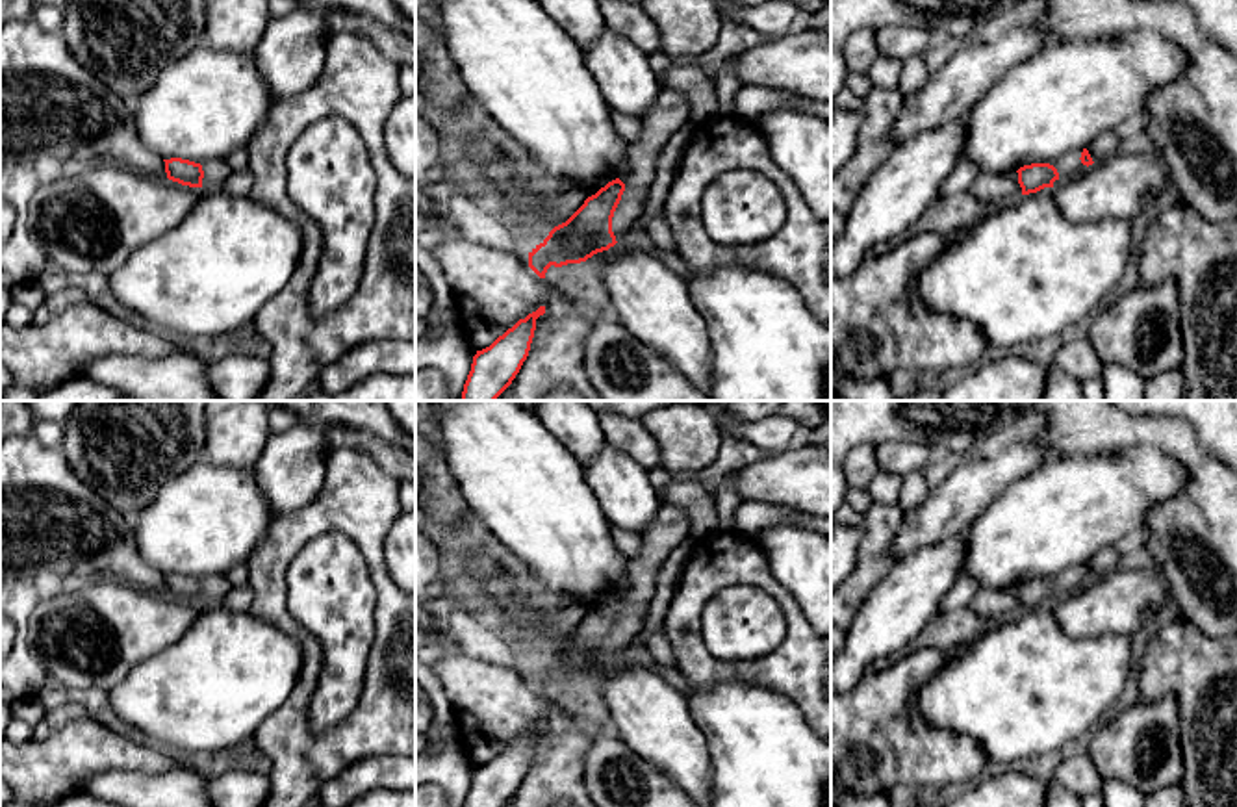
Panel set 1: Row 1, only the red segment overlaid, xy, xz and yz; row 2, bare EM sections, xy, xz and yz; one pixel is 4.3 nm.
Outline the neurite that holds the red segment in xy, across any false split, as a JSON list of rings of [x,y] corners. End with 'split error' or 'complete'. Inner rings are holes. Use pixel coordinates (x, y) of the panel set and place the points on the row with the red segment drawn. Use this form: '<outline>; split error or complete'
[[[171,158],[163,161],[167,178],[189,187],[206,189],[211,186],[223,186],[232,173],[226,160],[206,160],[195,163],[182,158]]]; split error

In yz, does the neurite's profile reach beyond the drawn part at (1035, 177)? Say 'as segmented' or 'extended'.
extended

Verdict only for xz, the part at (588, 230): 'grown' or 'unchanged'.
grown

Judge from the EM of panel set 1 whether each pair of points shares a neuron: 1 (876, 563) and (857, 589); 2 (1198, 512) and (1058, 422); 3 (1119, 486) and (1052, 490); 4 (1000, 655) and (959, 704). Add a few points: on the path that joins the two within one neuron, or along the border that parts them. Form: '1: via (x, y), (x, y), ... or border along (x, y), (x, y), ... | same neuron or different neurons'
1: via (870, 568), (859, 583) | same neuron
2: via (1198, 466), (1161, 431), (1104, 429) | same neuron
3: via (1102, 490), (1069, 490) | same neuron
4: via (996, 666), (970, 692) | same neuron

